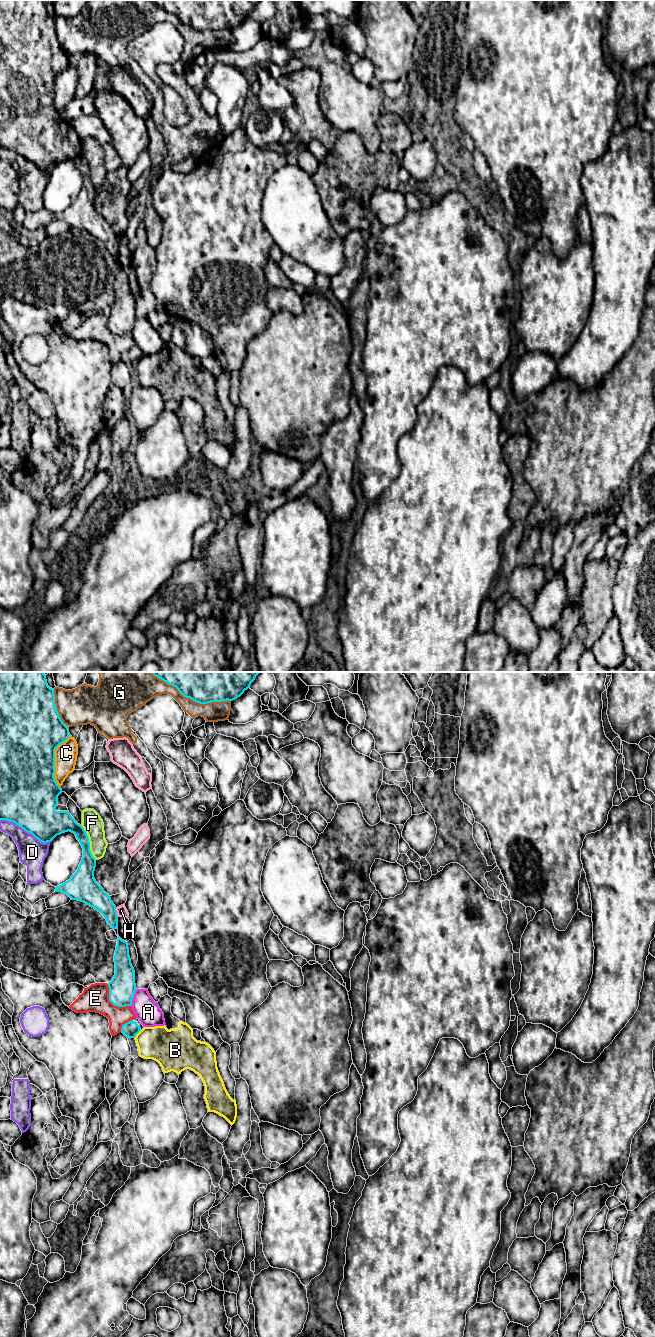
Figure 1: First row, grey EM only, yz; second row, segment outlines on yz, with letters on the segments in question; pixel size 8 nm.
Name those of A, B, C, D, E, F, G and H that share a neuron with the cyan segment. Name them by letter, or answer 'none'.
none

